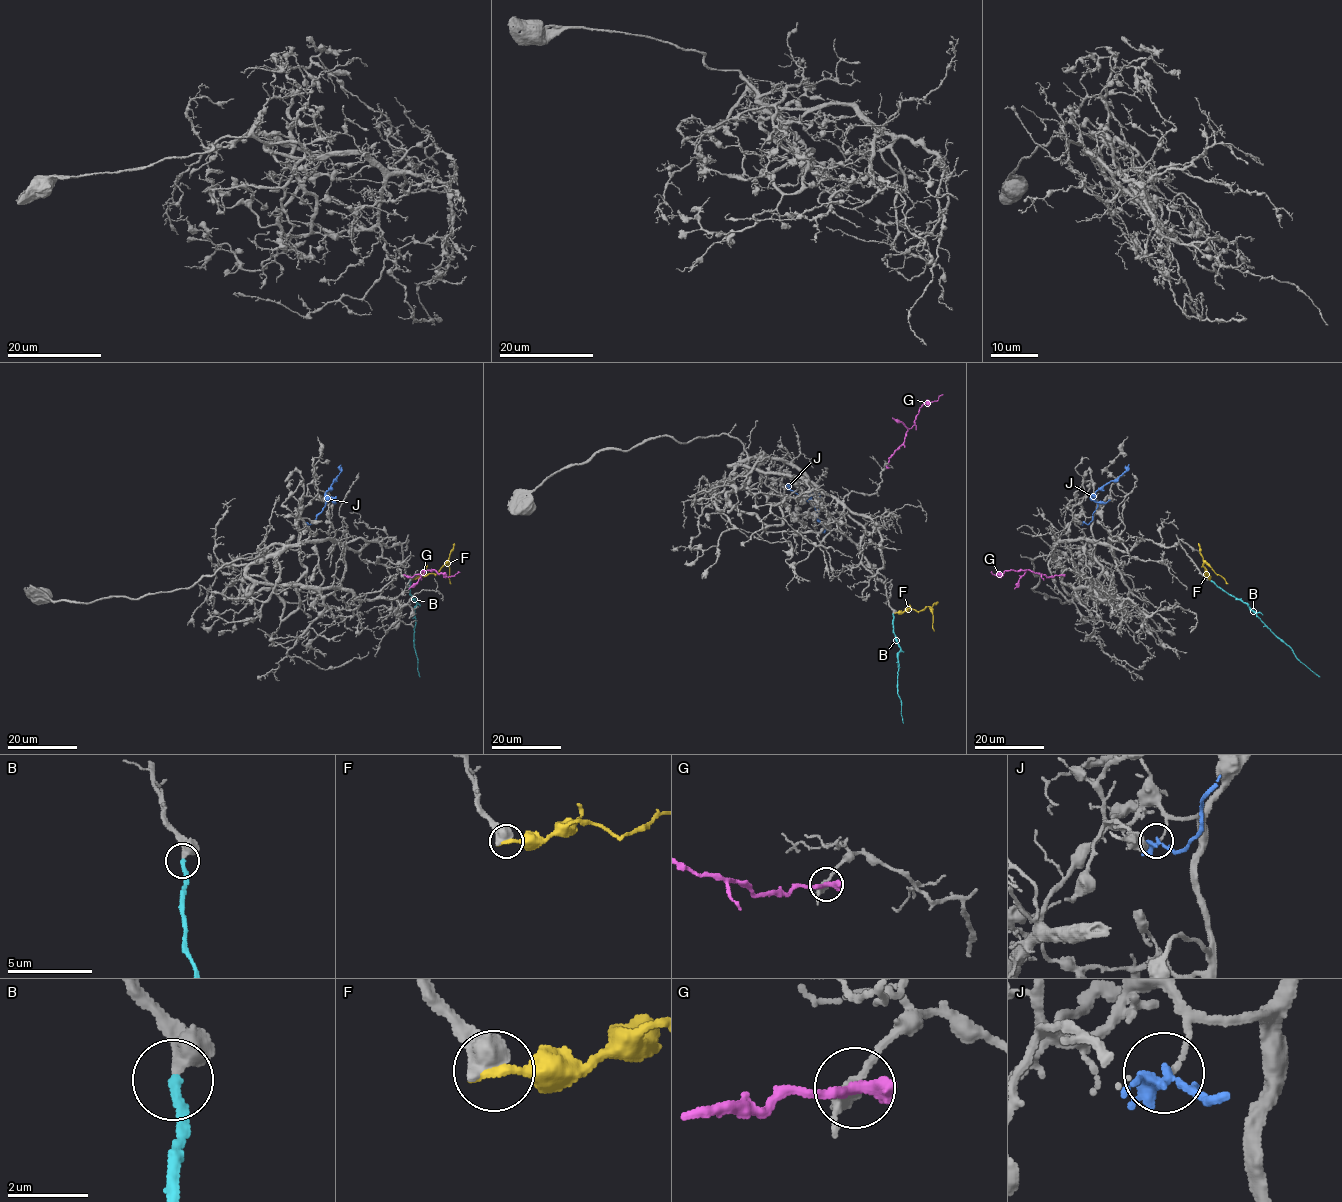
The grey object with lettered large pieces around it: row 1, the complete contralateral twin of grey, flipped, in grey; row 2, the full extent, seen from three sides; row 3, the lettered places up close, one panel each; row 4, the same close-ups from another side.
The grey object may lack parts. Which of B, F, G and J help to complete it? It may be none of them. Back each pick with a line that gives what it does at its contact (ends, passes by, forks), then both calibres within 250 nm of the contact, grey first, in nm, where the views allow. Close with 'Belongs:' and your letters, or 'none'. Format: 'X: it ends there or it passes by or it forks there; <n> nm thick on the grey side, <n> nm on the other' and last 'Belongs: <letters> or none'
B: it ends there; 400 nm thick on the grey side, 280 nm on the other
Belongs: B

